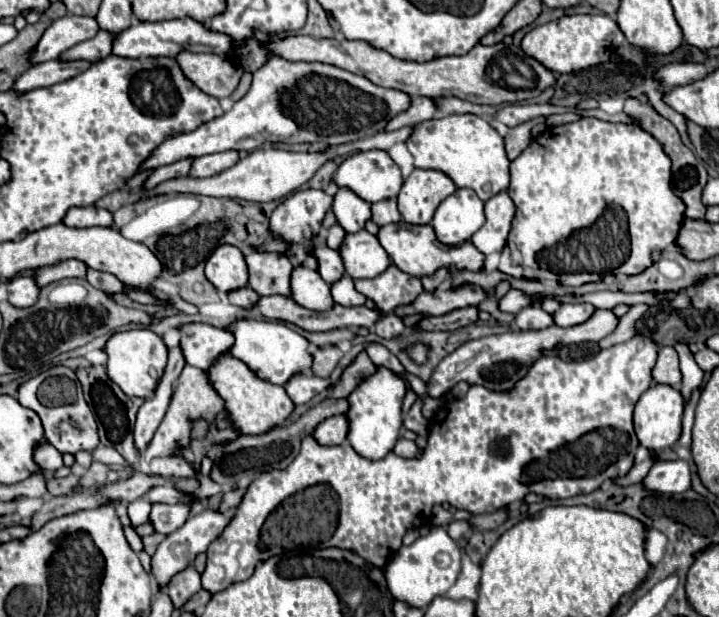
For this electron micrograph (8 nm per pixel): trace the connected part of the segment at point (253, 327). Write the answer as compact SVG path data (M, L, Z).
M237 319L229 327L225 327L233 337L235 343L227 351L229 355L241 359L259 379L269 383L285 385L289 377L303 373L311 367L311 355L307 351L309 341L289 329L281 321L257 321L257 319Z

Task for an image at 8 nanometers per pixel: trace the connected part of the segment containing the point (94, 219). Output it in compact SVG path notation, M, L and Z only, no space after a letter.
M97 205L91 207L71 207L63 219L63 223L67 227L93 227L93 225L101 225L101 227L109 227L113 223L113 215Z

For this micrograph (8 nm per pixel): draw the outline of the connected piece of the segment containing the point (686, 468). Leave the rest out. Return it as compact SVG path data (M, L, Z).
M685 459L659 461L651 467L643 483L657 493L683 493L691 487L691 465Z

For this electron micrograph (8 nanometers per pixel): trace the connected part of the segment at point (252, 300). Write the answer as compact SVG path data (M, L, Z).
M241 287L241 291L229 291L227 299L229 299L233 305L241 305L241 307L251 309L251 307L257 303L259 295L257 295L253 289L249 289L249 287Z

